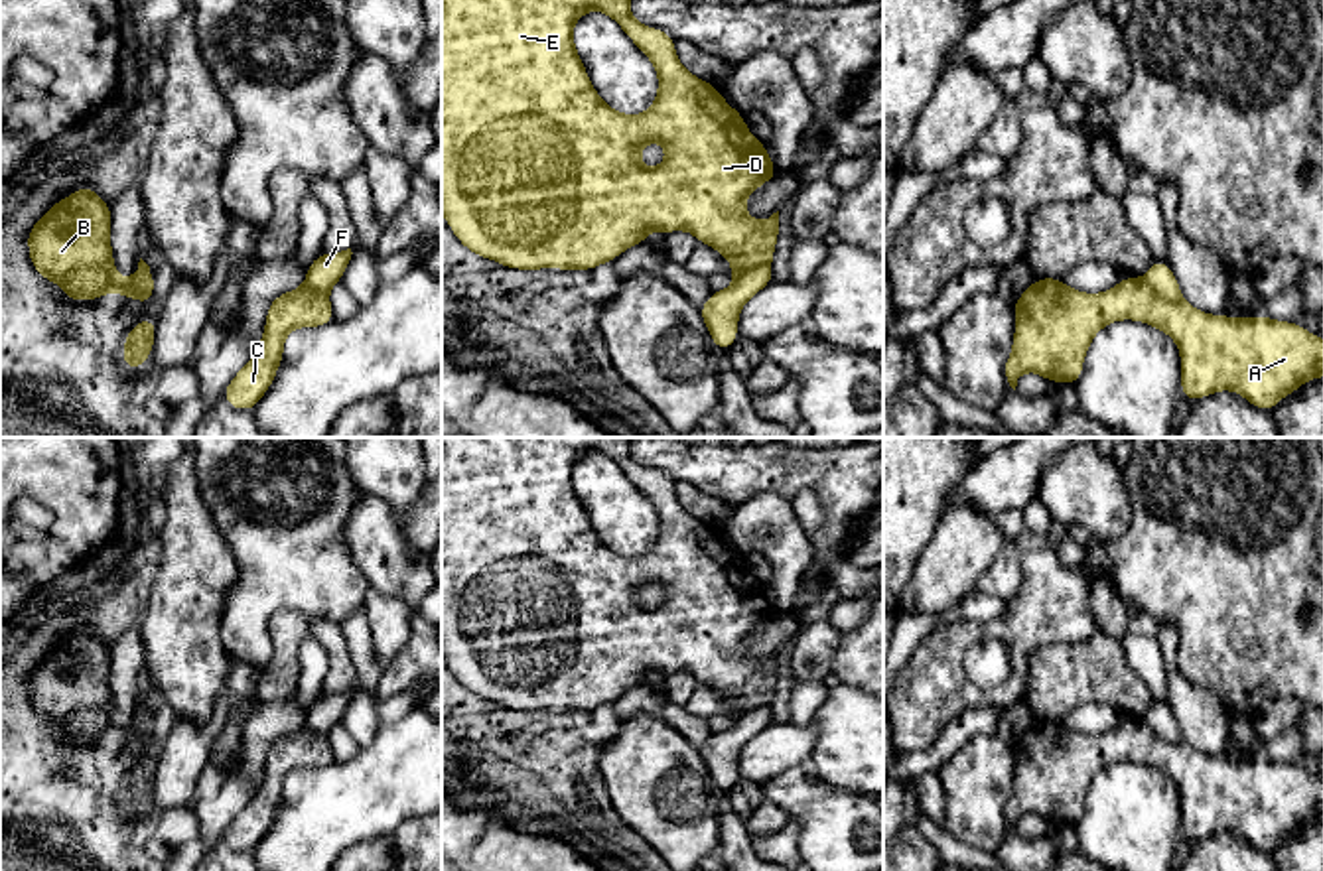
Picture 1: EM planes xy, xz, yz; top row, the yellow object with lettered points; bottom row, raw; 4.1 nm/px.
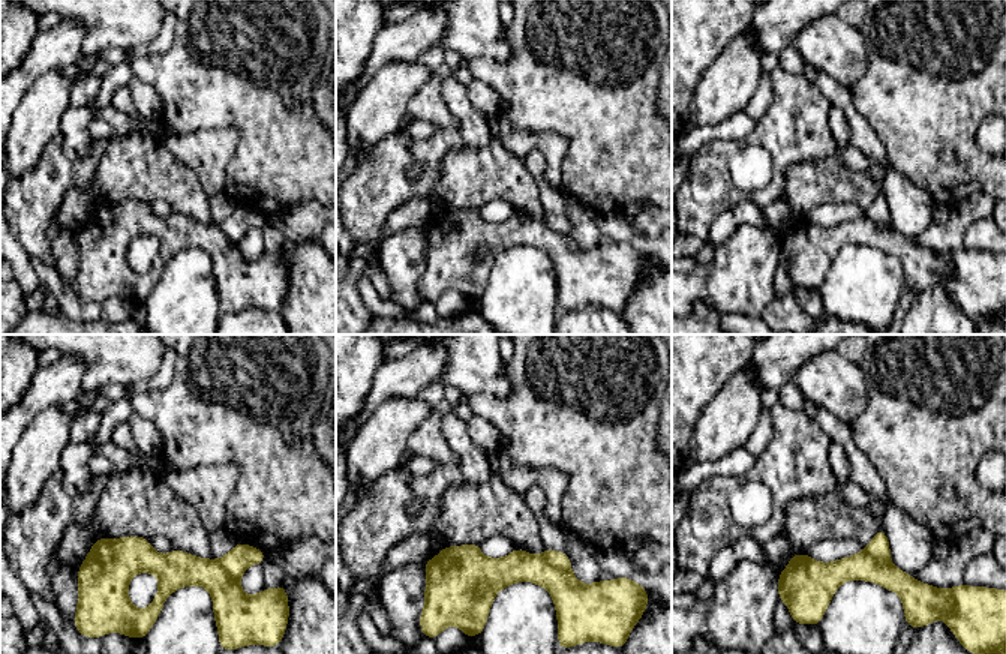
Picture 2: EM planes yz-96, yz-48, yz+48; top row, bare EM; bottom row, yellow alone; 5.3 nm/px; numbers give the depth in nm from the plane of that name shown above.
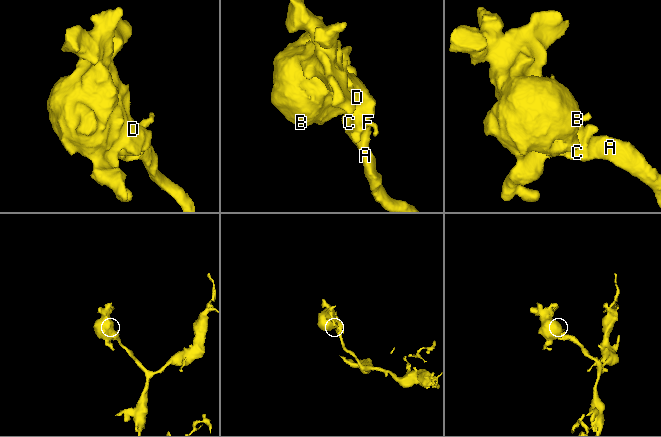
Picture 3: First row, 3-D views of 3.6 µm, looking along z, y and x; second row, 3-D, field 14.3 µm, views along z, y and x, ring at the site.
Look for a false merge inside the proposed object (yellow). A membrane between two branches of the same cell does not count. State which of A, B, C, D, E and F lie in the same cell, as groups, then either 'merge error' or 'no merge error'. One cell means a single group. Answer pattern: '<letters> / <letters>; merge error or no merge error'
A B C D E / F; merge error

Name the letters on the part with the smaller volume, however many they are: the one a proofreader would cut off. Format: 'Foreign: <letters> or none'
Foreign: F

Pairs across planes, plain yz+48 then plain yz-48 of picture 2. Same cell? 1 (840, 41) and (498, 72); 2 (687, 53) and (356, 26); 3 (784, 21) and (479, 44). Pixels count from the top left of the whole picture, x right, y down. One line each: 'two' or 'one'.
1: two
2: one
3: two

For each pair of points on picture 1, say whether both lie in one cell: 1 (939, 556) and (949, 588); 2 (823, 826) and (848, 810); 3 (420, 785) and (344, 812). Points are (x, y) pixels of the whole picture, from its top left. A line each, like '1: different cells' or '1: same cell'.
1: same cell
2: same cell
3: same cell

